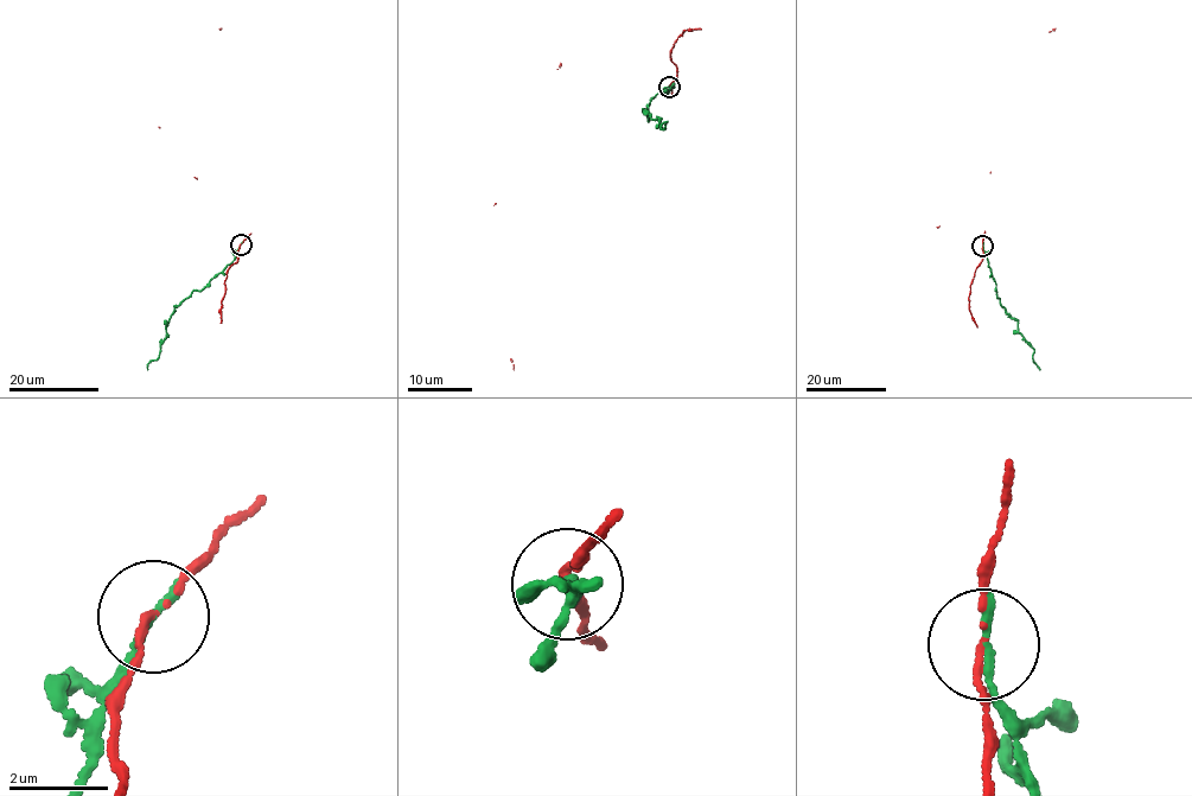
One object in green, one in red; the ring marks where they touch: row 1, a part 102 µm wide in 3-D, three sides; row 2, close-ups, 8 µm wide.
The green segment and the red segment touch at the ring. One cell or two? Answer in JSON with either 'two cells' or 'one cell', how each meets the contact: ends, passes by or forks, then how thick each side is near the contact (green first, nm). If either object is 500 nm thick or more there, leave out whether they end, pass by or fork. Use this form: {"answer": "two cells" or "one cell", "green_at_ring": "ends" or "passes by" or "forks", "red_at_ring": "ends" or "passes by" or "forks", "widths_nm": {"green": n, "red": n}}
{"answer": "two cells", "green_at_ring": "ends", "red_at_ring": "passes by", "widths_nm": {"green": 200, "red": 120}}

